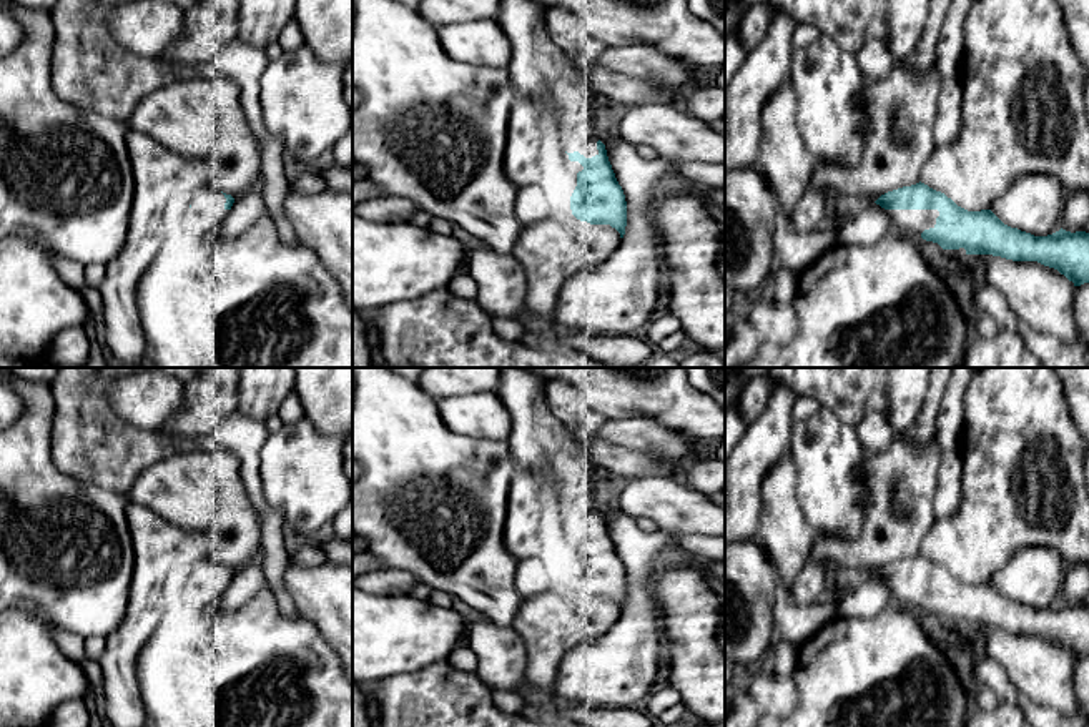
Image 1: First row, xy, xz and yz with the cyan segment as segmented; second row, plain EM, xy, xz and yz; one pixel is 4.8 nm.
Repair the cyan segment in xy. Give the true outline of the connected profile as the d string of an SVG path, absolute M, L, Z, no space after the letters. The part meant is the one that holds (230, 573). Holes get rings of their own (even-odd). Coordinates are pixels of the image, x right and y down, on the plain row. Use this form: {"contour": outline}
{"contour": "M203 559L195 572L191 574L190 581L193 582L231 582L234 571L219 564L214 559Z"}

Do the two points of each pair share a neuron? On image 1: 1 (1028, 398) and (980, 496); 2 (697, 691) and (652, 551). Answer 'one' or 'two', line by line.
1: one
2: two

